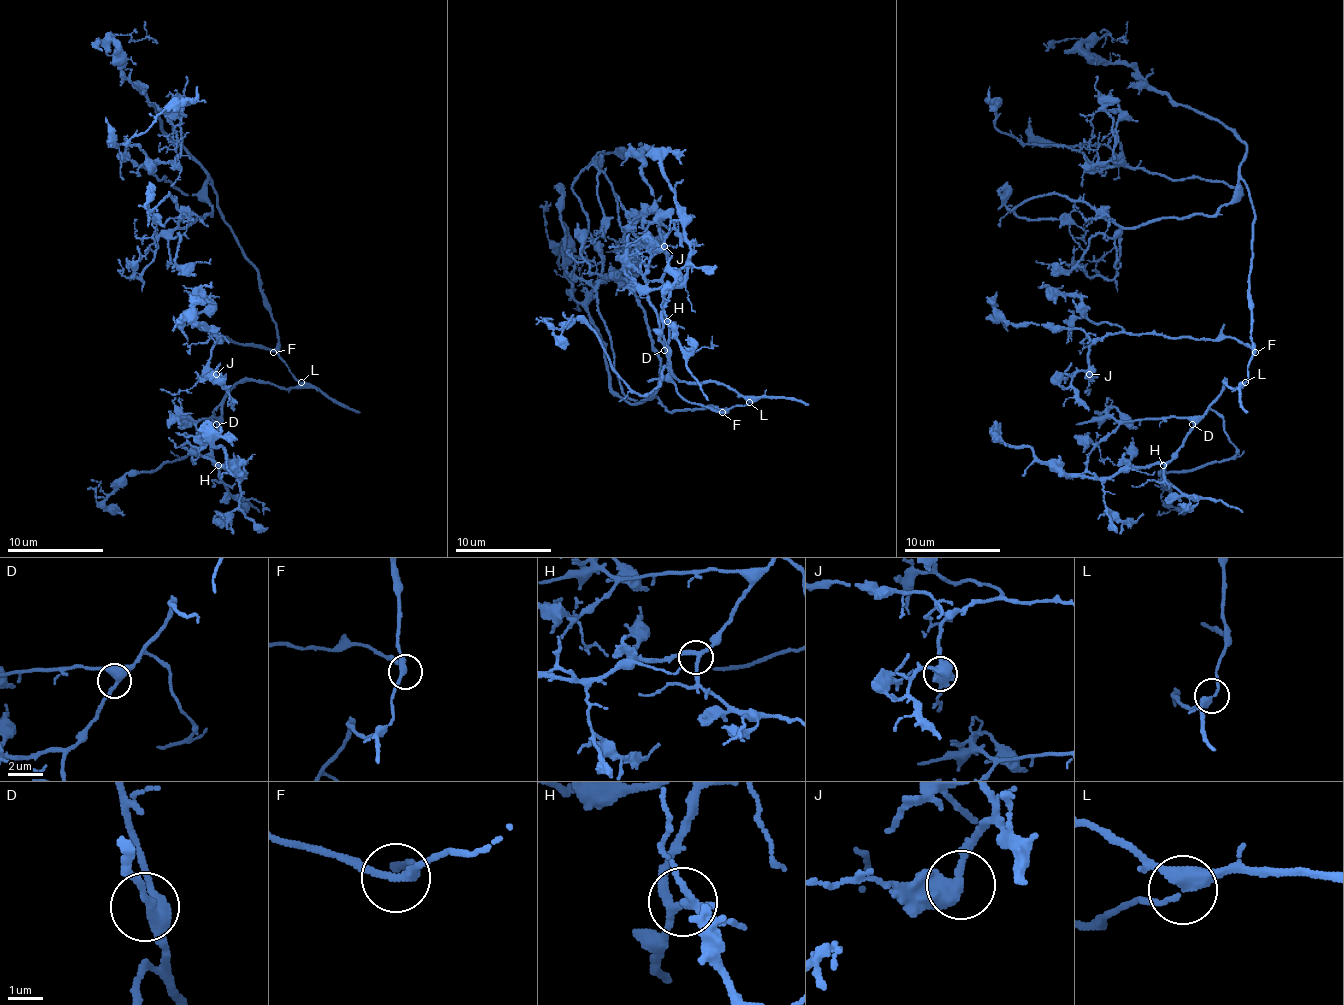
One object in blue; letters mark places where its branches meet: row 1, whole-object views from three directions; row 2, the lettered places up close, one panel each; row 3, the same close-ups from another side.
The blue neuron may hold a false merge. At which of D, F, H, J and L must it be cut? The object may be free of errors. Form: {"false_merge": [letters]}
{"false_merge": []}

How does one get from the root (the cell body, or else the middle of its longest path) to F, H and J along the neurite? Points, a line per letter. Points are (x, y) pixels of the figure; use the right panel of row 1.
F: (1248, 280), (1250, 338), (1255, 352)
H: (1248, 280), (1253, 340), (1248, 379), (1236, 388), (1224, 381), (1216, 400), (1163, 465)
J: (1248, 280), (1253, 350), (1233, 338), (1207, 340), (1110, 333), (1089, 347), (1089, 374)

